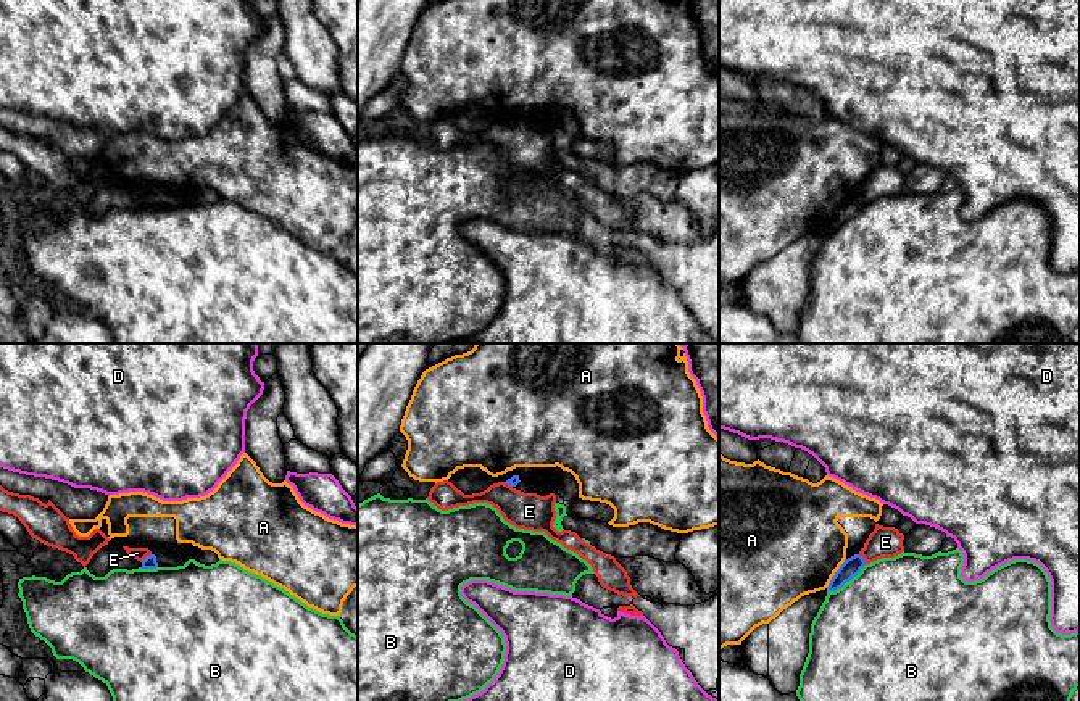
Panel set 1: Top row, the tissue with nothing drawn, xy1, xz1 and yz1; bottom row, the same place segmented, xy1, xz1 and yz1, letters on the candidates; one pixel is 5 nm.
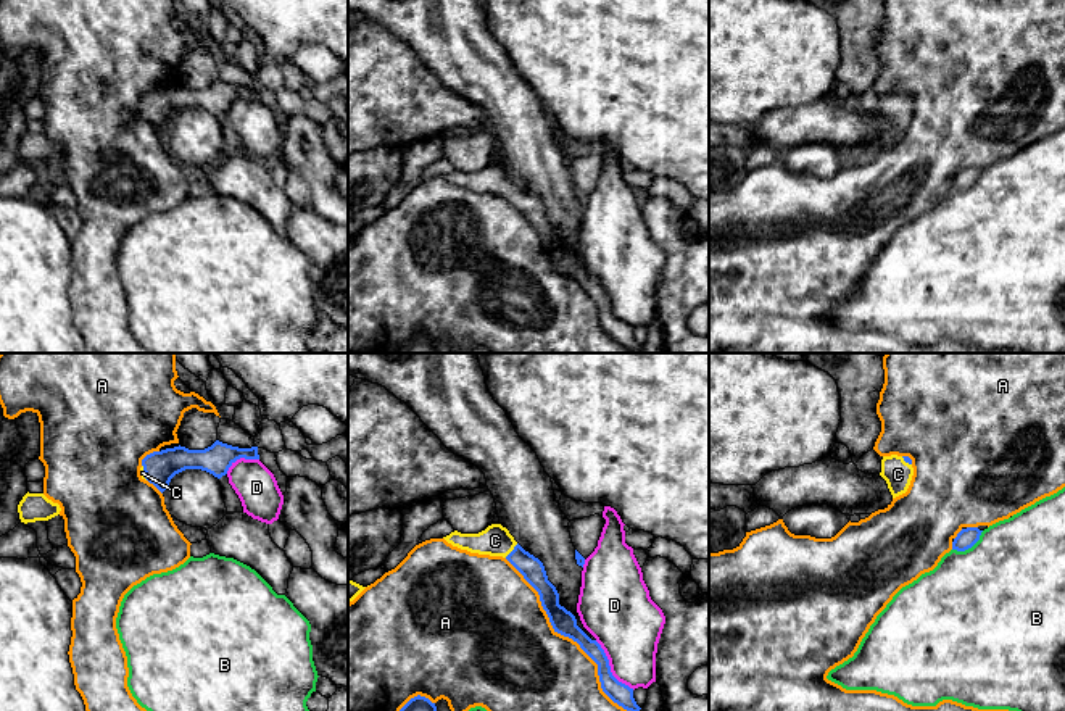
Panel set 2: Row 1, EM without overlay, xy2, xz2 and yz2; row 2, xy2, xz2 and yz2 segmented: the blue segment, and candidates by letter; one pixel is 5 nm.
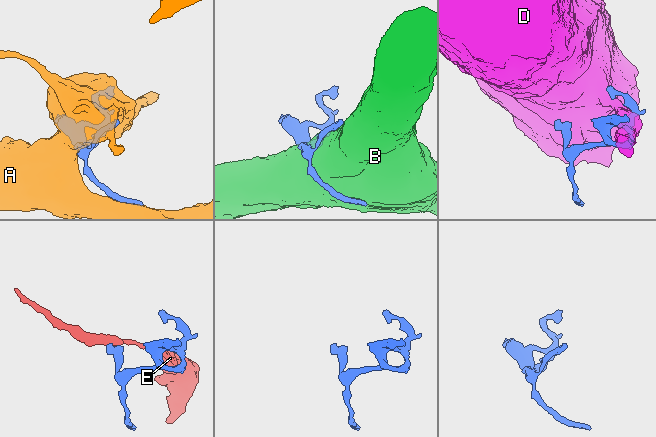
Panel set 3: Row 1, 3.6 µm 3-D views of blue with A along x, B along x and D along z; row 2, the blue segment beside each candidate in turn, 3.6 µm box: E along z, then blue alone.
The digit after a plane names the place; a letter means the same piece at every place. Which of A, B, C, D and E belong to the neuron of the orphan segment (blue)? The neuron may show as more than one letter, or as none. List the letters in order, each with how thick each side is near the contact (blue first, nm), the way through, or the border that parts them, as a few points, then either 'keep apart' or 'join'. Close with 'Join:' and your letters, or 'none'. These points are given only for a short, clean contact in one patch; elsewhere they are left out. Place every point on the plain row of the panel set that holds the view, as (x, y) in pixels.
A: 120 nm thick on the blue side, 480 nm on the other; keep apart
B: 90 nm thick on the blue side, 480 nm on the other; keep apart
C: 120 nm thick on the blue side, 160 nm on the other; runs through xz2 (532, 208), (513, 189), (495, 179); join
D: 110 nm thick on the blue side, 340 nm on the other; keep apart
E: 60 nm thick on the blue side, 60 nm on the other; border along xy1 (150, 192), (141, 200); keep apart
Join: C

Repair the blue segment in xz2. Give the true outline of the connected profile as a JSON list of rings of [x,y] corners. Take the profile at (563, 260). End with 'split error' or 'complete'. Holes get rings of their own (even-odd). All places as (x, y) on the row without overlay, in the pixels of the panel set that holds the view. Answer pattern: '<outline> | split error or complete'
[[[491,163],[479,173],[461,173],[458,169],[443,176],[453,185],[470,192],[503,195],[524,218],[538,231],[554,271],[572,277],[598,303],[598,314],[603,331],[619,345],[633,353],[640,345],[633,337],[633,327],[619,321],[609,305],[609,298],[596,279],[591,279],[578,264],[575,255],[559,243],[559,232],[548,219],[543,202],[525,190],[501,163]]] | split error

